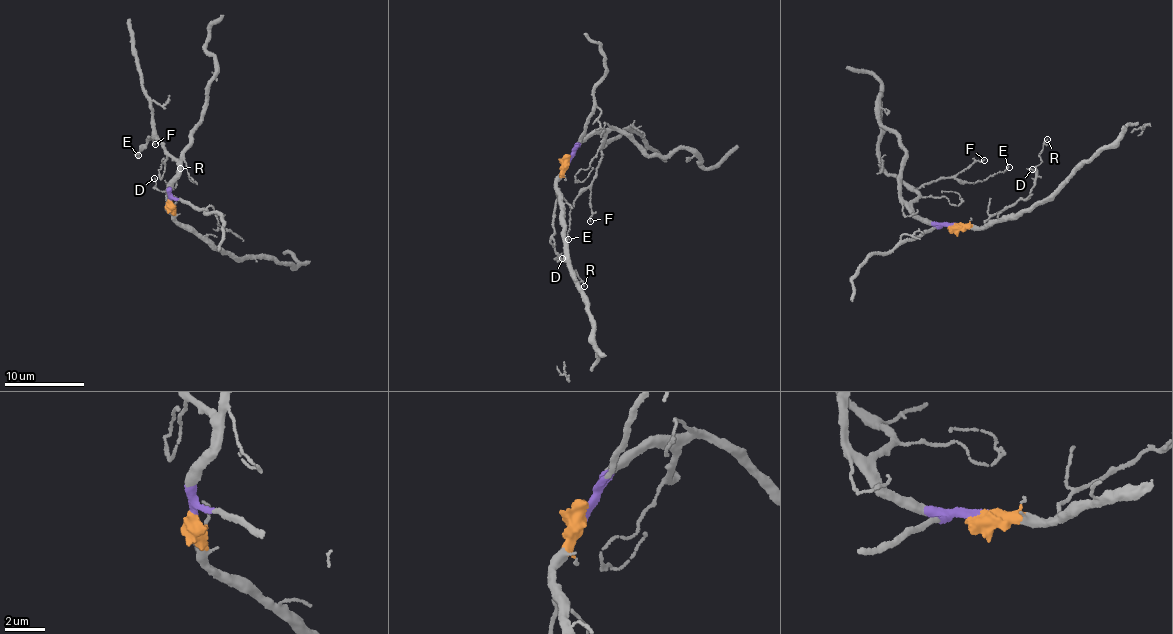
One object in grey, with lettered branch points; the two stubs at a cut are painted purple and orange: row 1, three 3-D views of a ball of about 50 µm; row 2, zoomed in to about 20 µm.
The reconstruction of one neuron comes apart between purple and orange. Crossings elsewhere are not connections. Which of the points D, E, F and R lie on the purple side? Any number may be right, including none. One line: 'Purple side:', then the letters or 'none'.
Purple side: E, F

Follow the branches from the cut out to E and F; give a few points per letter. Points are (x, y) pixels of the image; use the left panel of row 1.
E: (169, 201), (179, 160), (153, 139), (147, 139), (137, 155)
F: (169, 201), (179, 160), (149, 136), (147, 140), (155, 144)

